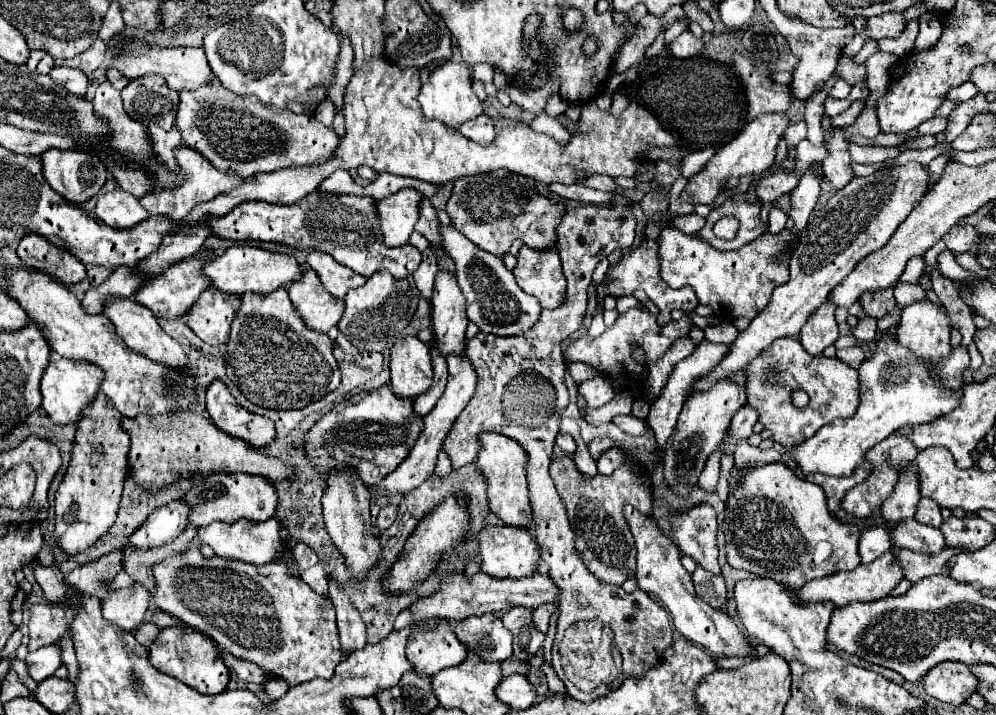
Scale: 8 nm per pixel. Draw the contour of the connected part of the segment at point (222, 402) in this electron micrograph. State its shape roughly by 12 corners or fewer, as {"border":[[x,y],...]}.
{"border":[[223,381],[207,387],[207,413],[251,447],[275,439],[271,419],[245,411]]}

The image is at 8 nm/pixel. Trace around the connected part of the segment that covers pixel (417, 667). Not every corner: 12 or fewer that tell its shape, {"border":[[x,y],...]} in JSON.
{"border":[[411,623],[407,659],[431,677],[467,649],[449,625]]}

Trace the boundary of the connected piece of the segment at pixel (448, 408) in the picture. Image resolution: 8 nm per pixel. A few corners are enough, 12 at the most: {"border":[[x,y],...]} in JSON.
{"border":[[465,355],[447,357],[445,393],[381,493],[409,493],[433,475],[441,443],[475,391]]}

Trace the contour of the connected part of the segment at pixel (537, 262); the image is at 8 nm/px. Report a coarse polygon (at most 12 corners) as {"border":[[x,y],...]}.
{"border":[[523,245],[513,269],[517,285],[543,309],[565,301],[557,249]]}

